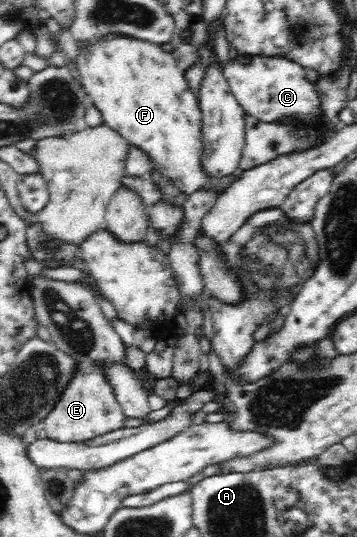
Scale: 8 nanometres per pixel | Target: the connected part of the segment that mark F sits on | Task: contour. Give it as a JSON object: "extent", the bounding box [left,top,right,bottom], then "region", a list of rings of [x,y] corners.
{"extent":[76,35,241,198],"region":[[[107,35],[98,43],[79,49],[76,59],[80,76],[79,84],[102,114],[104,125],[115,130],[129,146],[135,146],[147,153],[154,170],[163,179],[173,183],[187,198],[195,192],[216,192],[223,196],[241,170],[227,176],[211,176],[203,168],[202,158],[206,151],[203,141],[203,117],[198,93],[187,83],[185,72],[181,71],[171,53],[160,45],[146,40],[132,39],[123,35]]]}

